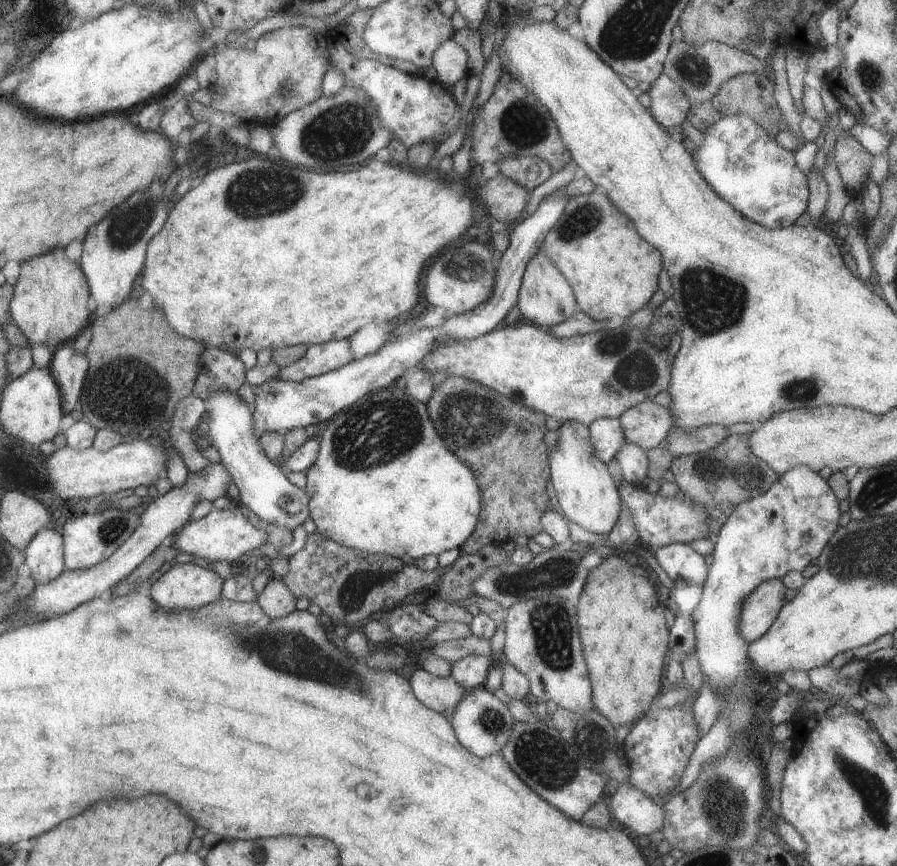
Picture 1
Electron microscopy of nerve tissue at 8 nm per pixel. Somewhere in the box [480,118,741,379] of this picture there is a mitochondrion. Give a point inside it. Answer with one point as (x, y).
(578, 224)

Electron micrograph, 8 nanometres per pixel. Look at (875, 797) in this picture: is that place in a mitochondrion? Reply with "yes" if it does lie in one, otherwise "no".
yes

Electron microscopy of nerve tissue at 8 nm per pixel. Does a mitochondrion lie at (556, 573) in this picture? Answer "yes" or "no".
yes

